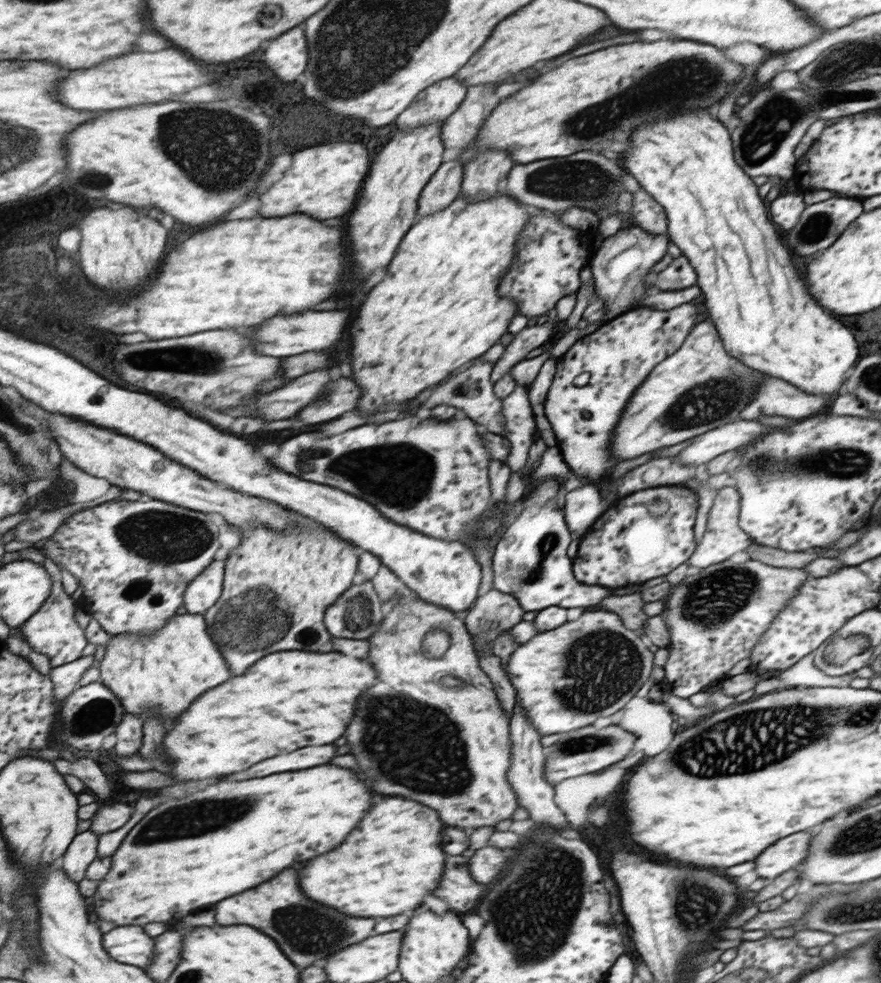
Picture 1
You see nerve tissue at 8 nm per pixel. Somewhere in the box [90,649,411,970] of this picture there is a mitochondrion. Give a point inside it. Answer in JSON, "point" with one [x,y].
{"point":[173,822]}

